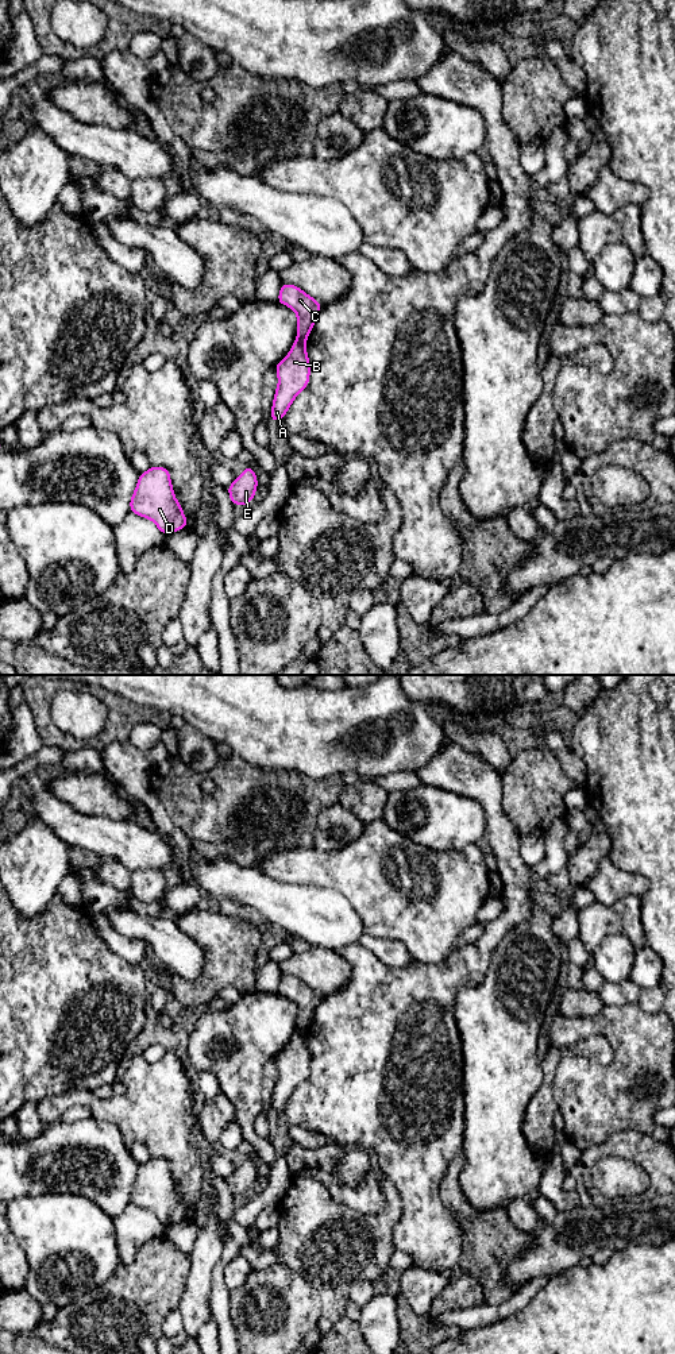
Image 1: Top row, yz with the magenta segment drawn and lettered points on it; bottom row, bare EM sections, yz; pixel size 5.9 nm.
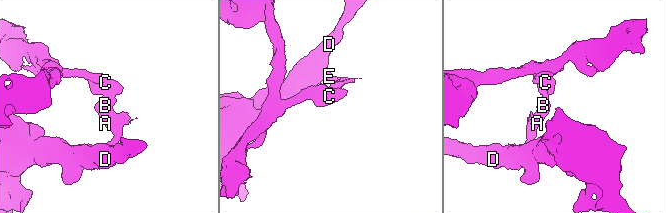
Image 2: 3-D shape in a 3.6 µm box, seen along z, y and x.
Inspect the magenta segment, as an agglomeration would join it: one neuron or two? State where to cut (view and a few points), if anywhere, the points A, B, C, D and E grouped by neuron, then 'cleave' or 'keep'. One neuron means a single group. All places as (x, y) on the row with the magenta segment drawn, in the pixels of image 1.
cut in yz along (297, 336), (305, 340); A B D E / C; cleave

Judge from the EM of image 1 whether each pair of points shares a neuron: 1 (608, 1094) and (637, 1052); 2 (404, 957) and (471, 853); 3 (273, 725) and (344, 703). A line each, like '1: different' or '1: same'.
1: same
2: different
3: same

